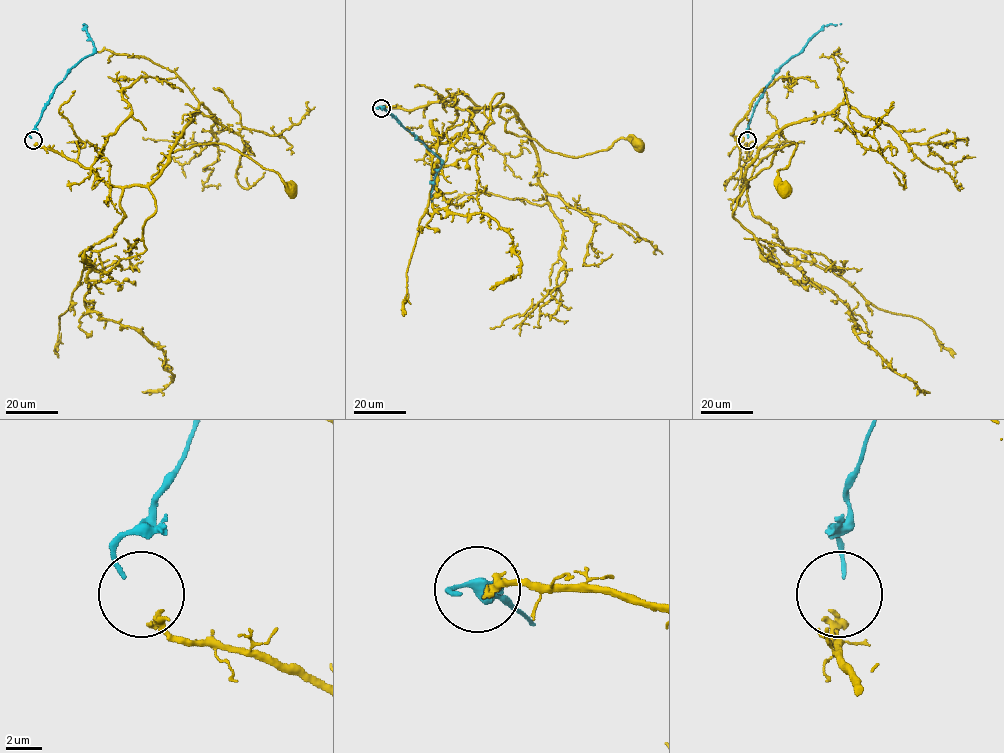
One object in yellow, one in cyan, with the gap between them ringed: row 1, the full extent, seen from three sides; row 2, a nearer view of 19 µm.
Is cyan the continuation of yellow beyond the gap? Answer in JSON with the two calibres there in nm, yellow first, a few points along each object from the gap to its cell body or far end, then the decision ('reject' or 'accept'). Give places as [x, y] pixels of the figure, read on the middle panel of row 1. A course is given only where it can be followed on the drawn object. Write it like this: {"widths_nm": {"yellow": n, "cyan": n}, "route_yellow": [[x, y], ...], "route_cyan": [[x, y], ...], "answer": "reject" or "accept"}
{"widths_nm": {"yellow": 170, "cyan": 240}, "route_yellow": [[383, 107], [500, 107], [505, 130], [576, 157], [623, 138], [637, 145]], "route_cyan": [[379, 108], [385, 109], [441, 159], [431, 202]], "answer": "reject"}

